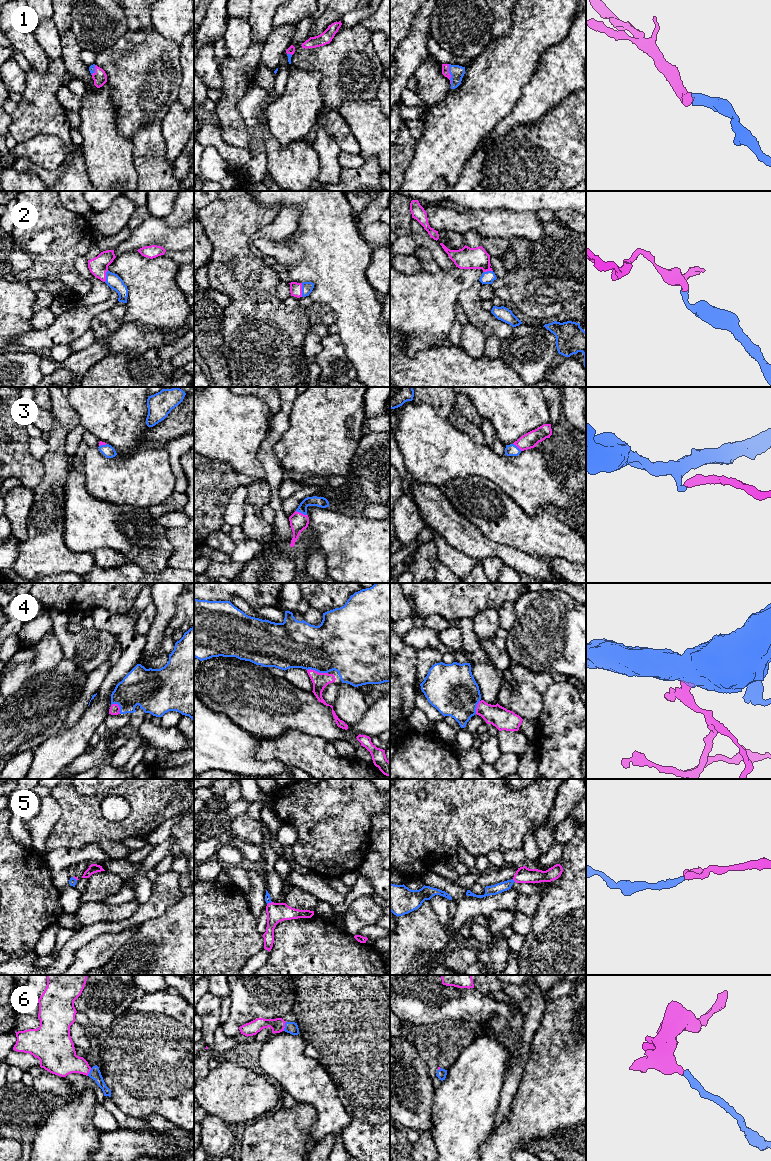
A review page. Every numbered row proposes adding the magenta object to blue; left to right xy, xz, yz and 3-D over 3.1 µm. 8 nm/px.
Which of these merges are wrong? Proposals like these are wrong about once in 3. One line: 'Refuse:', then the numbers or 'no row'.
Refuse: no row

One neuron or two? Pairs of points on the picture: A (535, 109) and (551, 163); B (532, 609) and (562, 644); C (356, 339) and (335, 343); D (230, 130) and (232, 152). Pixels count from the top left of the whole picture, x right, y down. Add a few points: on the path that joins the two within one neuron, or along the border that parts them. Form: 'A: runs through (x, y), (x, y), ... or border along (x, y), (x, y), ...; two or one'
A: border along (556, 105), (551, 107), (536, 121), (515, 126); two
B: runs through (541, 618), (557, 635); one
C: border along (336, 334), (352, 363); two
D: border along (218, 126), (221, 139), (225, 143), (246, 149); two

